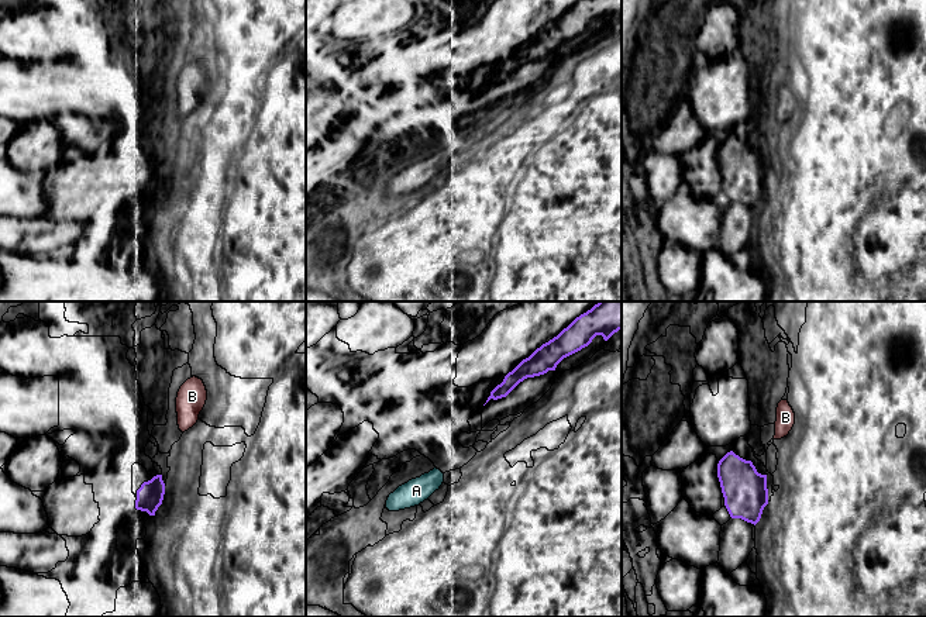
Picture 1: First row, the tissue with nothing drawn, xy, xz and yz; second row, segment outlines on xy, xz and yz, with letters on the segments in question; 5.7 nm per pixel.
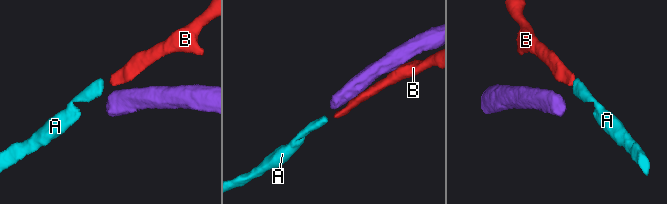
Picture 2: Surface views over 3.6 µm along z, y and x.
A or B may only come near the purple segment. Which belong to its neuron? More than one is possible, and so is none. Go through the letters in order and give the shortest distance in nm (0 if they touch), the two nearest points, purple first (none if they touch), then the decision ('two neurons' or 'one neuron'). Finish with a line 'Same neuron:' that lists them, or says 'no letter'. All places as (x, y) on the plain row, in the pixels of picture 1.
A: gap 440 nm; span xz (484, 89), (439, 154); two neurons
B: gap 190 nm; span yz (750, 145), (774, 123); two neurons
Same neuron: no letter

